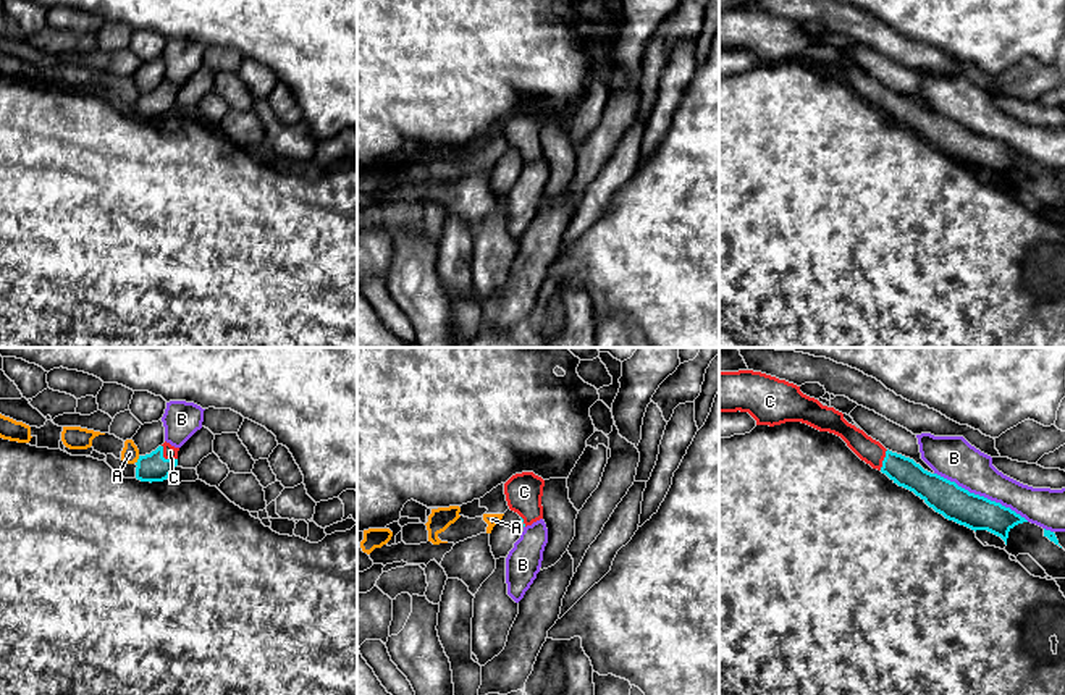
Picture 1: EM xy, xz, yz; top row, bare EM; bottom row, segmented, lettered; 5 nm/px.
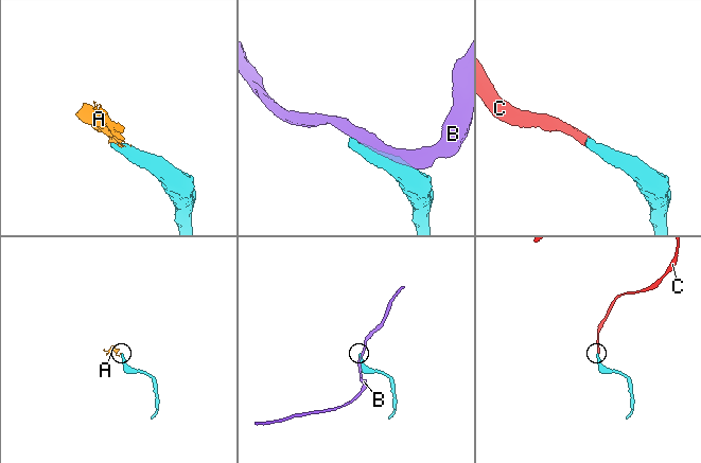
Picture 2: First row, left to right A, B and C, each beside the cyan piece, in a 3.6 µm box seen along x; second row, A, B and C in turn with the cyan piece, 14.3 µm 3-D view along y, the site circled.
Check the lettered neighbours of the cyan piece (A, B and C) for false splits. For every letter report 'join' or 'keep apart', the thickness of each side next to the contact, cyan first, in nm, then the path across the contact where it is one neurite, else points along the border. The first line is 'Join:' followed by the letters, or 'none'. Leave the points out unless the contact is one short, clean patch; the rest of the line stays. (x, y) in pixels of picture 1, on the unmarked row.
Join: C
A: keep apart; 140 nm thick on the cyan side, 90 nm on the other; border along xy (139, 94), (136, 101)
B: keep apart; 170 nm thick on the cyan side, 220 nm on the other
C: join; 140 nm thick on the cyan side, 70 nm on the other; runs through xy (152, 105), (164, 96), (170, 89)

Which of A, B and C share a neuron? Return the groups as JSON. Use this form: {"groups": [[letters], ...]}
{"groups": [["A"], ["B"], ["C"]]}

